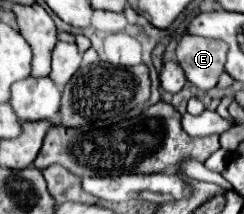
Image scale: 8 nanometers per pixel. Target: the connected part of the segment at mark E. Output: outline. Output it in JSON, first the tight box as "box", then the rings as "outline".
{"box":[178,34,228,90],"outline":[[[186,34],[178,48],[178,64],[186,72],[186,78],[200,90],[212,90],[224,72],[228,44],[224,40],[200,38]]]}

